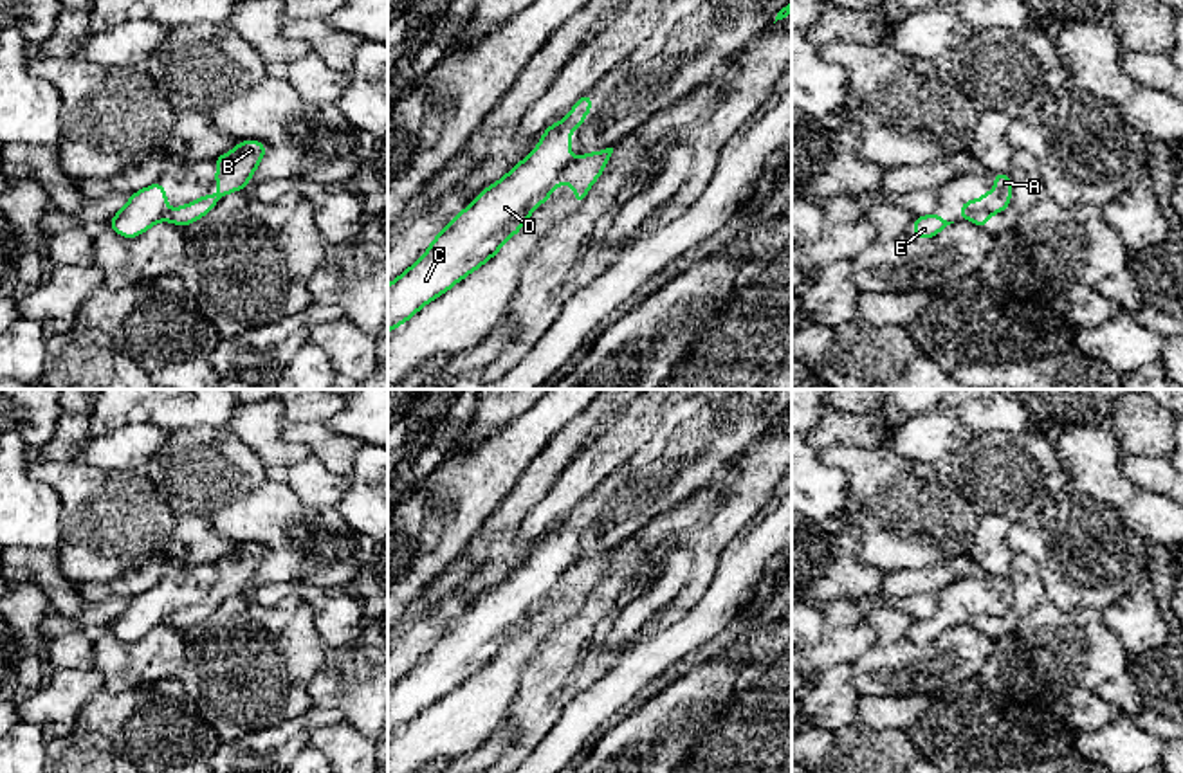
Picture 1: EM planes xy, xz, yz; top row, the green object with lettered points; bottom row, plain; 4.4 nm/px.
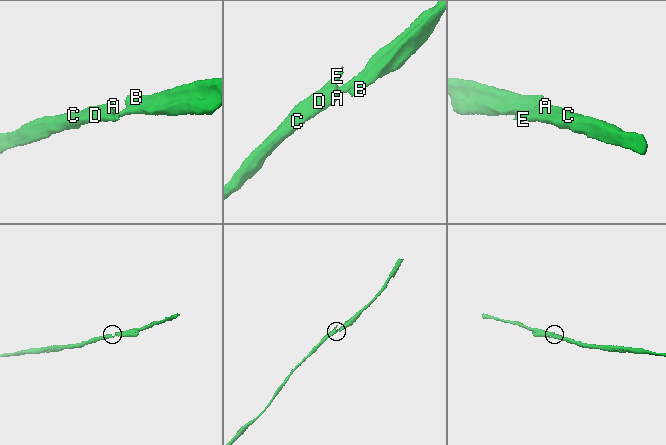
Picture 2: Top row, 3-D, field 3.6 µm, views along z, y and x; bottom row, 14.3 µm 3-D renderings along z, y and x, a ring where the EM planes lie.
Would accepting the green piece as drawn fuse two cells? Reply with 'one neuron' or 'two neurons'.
two neurons

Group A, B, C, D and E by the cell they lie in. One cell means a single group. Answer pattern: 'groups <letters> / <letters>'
groups A C D E / B

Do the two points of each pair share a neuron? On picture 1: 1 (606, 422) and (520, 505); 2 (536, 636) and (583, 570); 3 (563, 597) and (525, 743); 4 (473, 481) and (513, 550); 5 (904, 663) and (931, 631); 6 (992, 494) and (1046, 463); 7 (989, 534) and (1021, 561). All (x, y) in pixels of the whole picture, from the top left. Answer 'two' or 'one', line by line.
1: two
2: one
3: two
4: two
5: two
6: one
7: two

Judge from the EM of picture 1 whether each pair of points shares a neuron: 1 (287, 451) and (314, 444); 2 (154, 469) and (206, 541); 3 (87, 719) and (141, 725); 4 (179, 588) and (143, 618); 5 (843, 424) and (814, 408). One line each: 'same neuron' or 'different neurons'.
1: different neurons
2: different neurons
3: same neuron
4: same neuron
5: different neurons

